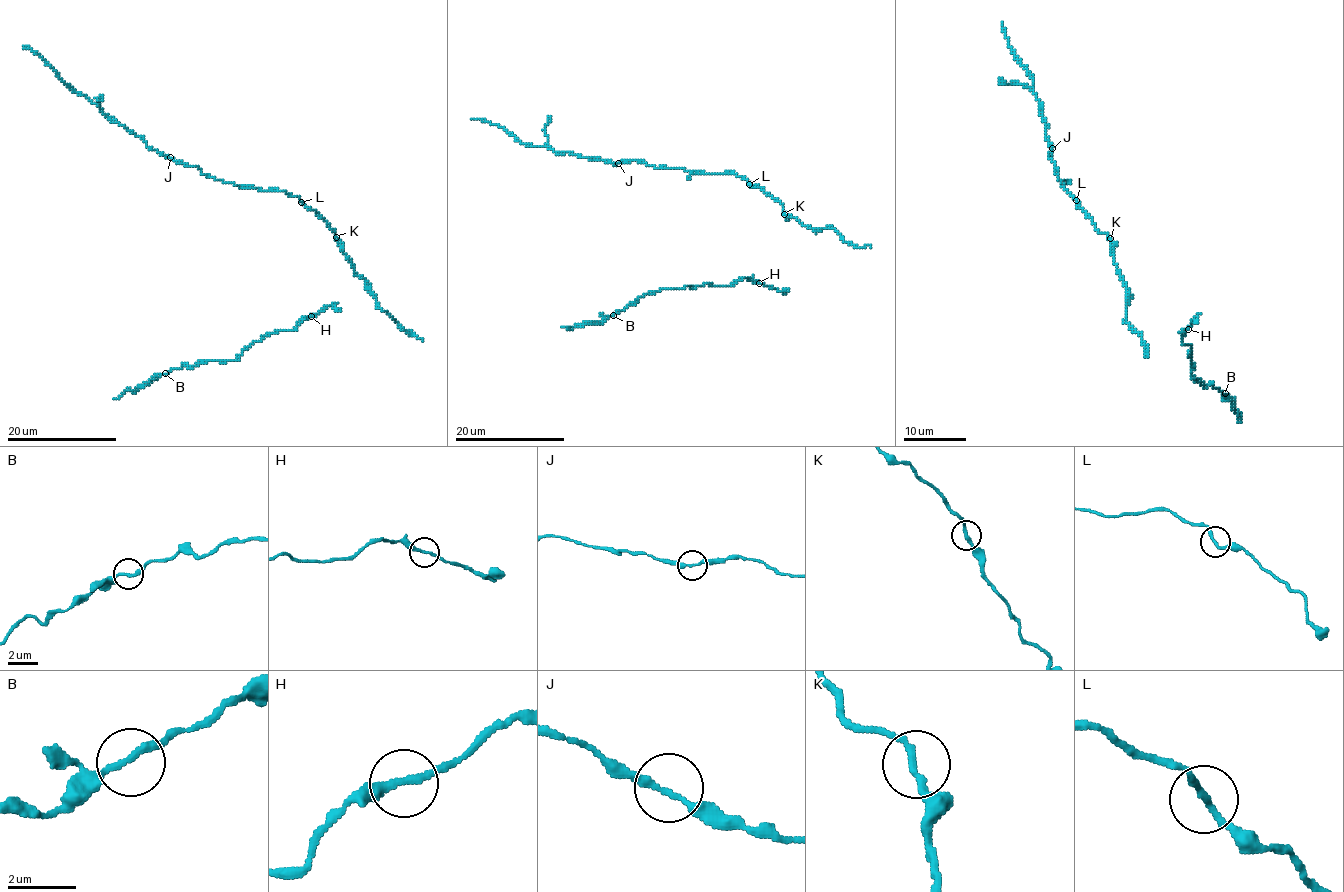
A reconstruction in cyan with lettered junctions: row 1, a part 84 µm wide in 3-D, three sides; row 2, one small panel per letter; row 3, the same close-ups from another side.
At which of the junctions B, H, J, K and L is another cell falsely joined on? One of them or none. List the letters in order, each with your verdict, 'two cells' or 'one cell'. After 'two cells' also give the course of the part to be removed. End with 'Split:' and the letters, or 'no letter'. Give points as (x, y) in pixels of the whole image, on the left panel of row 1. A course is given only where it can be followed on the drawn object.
B: one cell
H: one cell
J: one cell
K: one cell
L: one cell
Split: no letter

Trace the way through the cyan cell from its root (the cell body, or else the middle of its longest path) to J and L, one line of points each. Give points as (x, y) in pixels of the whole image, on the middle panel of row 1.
J: (784, 213), (780, 202), (733, 173), (707, 174), (663, 166), (654, 167), (639, 161), (618, 163)
L: (784, 213), (780, 202), (762, 188), (749, 184)

